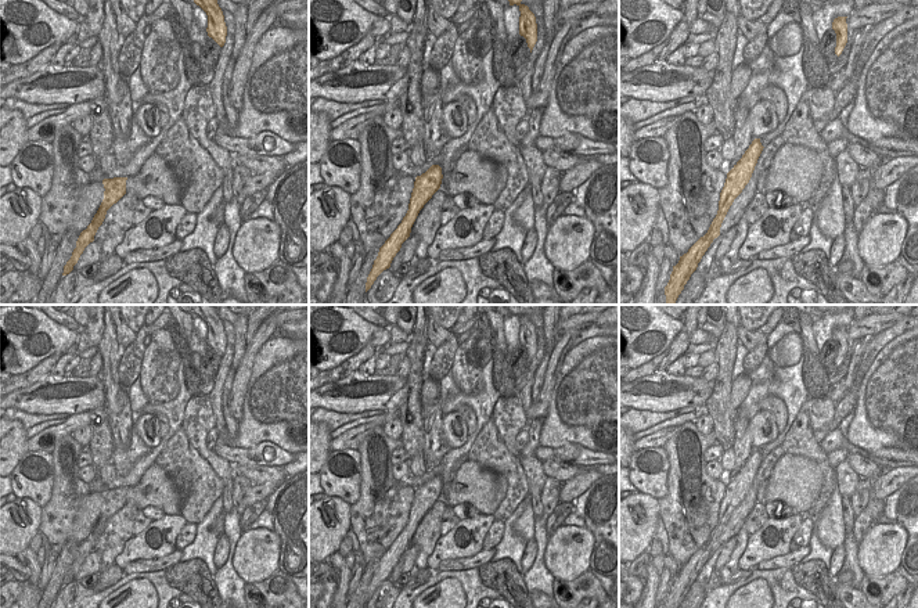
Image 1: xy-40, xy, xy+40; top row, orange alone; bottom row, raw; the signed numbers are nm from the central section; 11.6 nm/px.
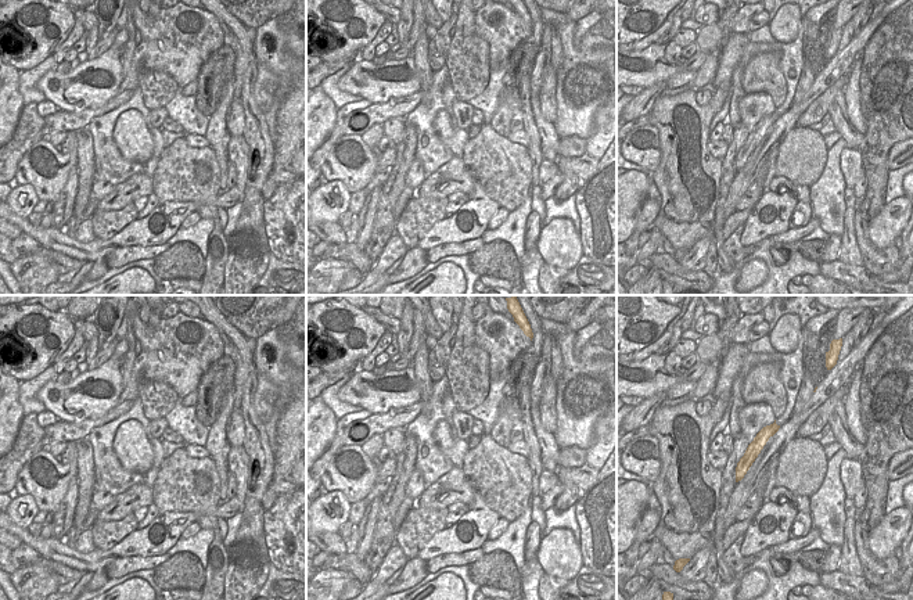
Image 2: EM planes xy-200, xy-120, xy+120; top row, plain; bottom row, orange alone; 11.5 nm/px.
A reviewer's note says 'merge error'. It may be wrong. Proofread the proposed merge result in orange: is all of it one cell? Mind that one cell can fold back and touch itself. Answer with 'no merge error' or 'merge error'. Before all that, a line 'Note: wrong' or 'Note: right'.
Note: wrong
no merge error

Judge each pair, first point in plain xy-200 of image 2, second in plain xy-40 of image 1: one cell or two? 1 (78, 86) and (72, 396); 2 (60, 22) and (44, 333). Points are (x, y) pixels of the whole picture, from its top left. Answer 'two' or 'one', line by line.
1: one
2: one

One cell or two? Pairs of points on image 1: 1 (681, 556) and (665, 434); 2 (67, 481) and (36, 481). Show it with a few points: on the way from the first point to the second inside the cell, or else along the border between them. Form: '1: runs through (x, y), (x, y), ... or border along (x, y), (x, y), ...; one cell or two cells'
1: border along (674, 427), (662, 446); two cells
2: border along (51, 453), (51, 497), (42, 507); two cells

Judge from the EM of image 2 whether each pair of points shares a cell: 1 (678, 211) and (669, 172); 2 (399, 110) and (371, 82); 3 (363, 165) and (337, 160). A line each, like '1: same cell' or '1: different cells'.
1: same cell
2: different cells
3: same cell

